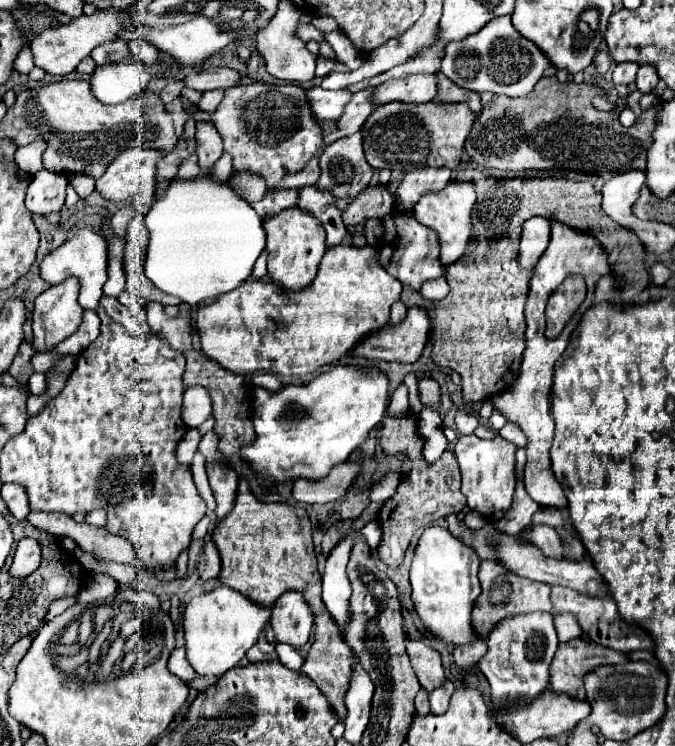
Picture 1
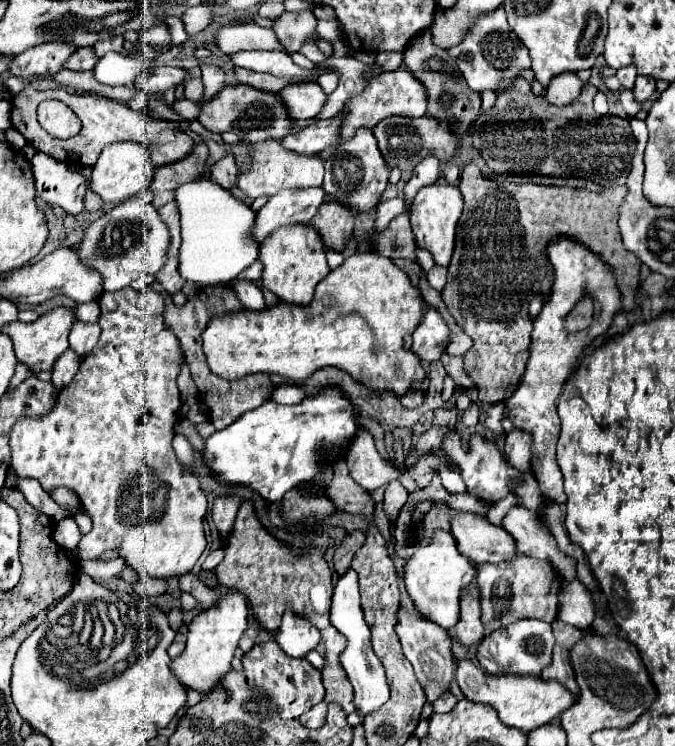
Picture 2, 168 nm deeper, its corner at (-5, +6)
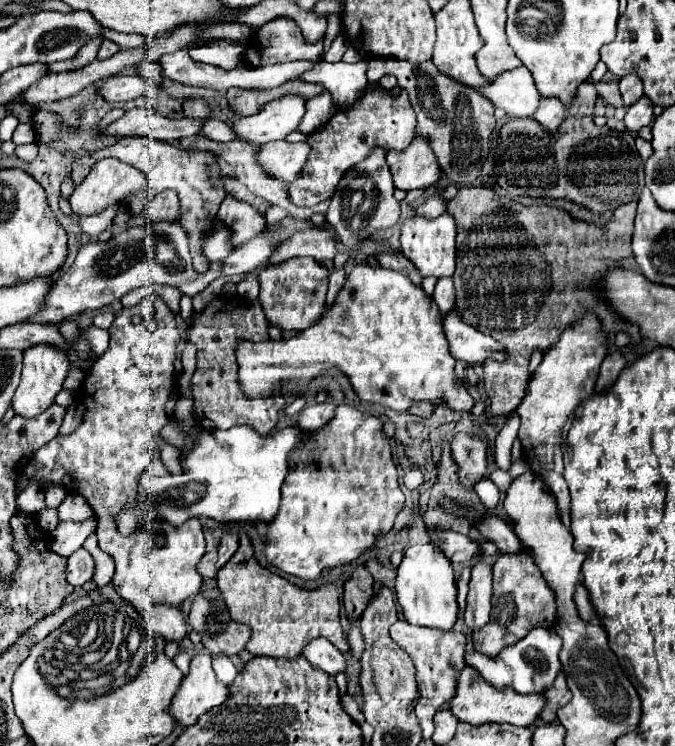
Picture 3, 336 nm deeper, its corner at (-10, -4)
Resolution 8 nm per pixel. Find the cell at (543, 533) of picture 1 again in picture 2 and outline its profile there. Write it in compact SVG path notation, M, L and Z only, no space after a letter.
M513 506L503 518L503 528L513 536L517 552L547 560L567 582L575 578L576 560L557 548L553 534L545 528L537 514L521 506Z

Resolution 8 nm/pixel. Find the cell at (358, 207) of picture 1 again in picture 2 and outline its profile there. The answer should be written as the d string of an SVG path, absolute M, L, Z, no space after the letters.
M323 202L317 216L313 216L311 228L315 228L325 244L325 248L333 248L341 252L347 240L353 236L355 212L337 204L337 202Z

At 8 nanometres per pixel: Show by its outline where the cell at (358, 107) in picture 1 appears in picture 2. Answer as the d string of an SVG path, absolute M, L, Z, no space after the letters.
M337 114L335 118L329 118L329 120L317 120L317 122L309 124L307 128L299 130L297 134L285 136L285 140L281 140L281 146L289 152L297 152L297 154L305 154L305 156L321 154L323 150L331 148L333 140L337 140L337 132L341 126L339 116L341 114Z

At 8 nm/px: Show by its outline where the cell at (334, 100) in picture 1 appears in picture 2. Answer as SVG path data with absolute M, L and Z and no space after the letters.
M317 82L289 84L279 92L279 96L285 100L285 108L293 112L293 120L315 118L321 112L327 98Z

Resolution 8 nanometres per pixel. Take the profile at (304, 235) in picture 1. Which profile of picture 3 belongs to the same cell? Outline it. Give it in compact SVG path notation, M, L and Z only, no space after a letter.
M290 258L280 264L268 264L260 276L260 304L270 324L282 330L306 330L326 308L328 270L314 258Z

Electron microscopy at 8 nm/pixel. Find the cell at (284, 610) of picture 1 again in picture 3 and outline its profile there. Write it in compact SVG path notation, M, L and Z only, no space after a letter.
M314 638L310 644L304 646L302 656L318 670L336 676L338 672L344 672L344 654L326 638Z

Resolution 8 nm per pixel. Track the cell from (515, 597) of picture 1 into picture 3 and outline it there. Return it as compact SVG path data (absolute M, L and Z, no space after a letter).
M528 552L500 556L494 564L494 596L492 614L486 630L472 634L474 650L486 656L498 654L504 646L522 640L532 628L552 628L556 624L556 596L554 590L544 580L536 562Z

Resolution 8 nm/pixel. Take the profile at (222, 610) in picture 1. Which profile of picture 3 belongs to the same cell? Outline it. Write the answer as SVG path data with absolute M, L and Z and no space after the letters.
M196 654L190 662L190 672L182 678L172 698L170 714L182 726L192 726L204 712L224 704L228 694L230 688L222 684L212 670L212 656Z

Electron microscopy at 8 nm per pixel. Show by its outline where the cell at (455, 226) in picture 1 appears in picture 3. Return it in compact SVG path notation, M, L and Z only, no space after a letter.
M448 212L440 214L438 218L408 218L402 224L400 250L408 260L414 262L422 276L452 276L456 270L456 220Z

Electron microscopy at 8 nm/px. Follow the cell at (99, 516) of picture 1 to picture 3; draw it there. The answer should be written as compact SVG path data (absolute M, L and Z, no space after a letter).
M76 550L70 558L68 558L68 568L66 568L66 576L68 576L68 582L72 586L82 586L86 584L88 580L92 580L94 576L94 558L84 550Z

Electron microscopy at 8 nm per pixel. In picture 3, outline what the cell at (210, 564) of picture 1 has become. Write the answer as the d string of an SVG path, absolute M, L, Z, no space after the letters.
M206 552L206 556L202 558L202 562L198 564L198 572L204 576L204 578L216 578L216 558L218 554L216 552Z

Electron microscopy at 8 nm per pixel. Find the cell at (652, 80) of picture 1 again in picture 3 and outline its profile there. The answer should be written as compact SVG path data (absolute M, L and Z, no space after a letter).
M642 96L636 104L632 104L628 110L626 110L626 116L624 116L624 124L628 130L632 132L638 132L640 128L648 126L652 122L652 102L650 98Z

